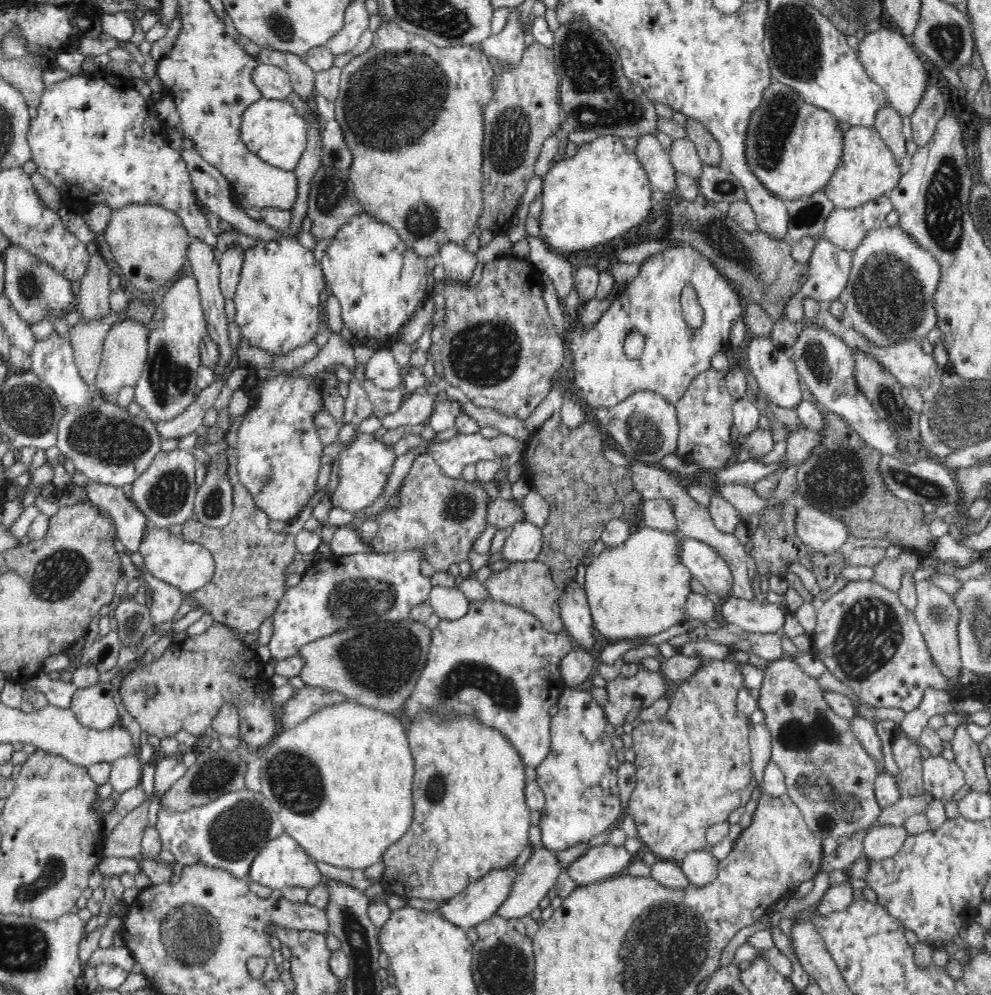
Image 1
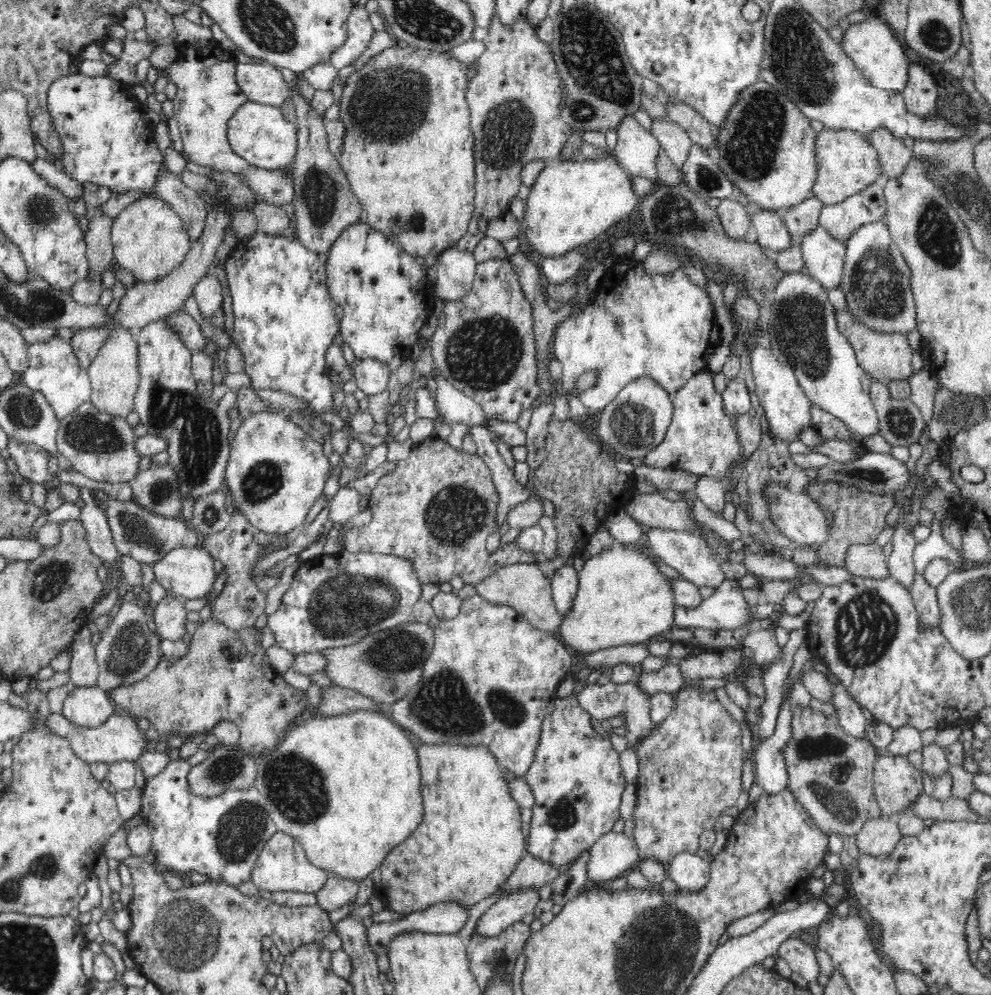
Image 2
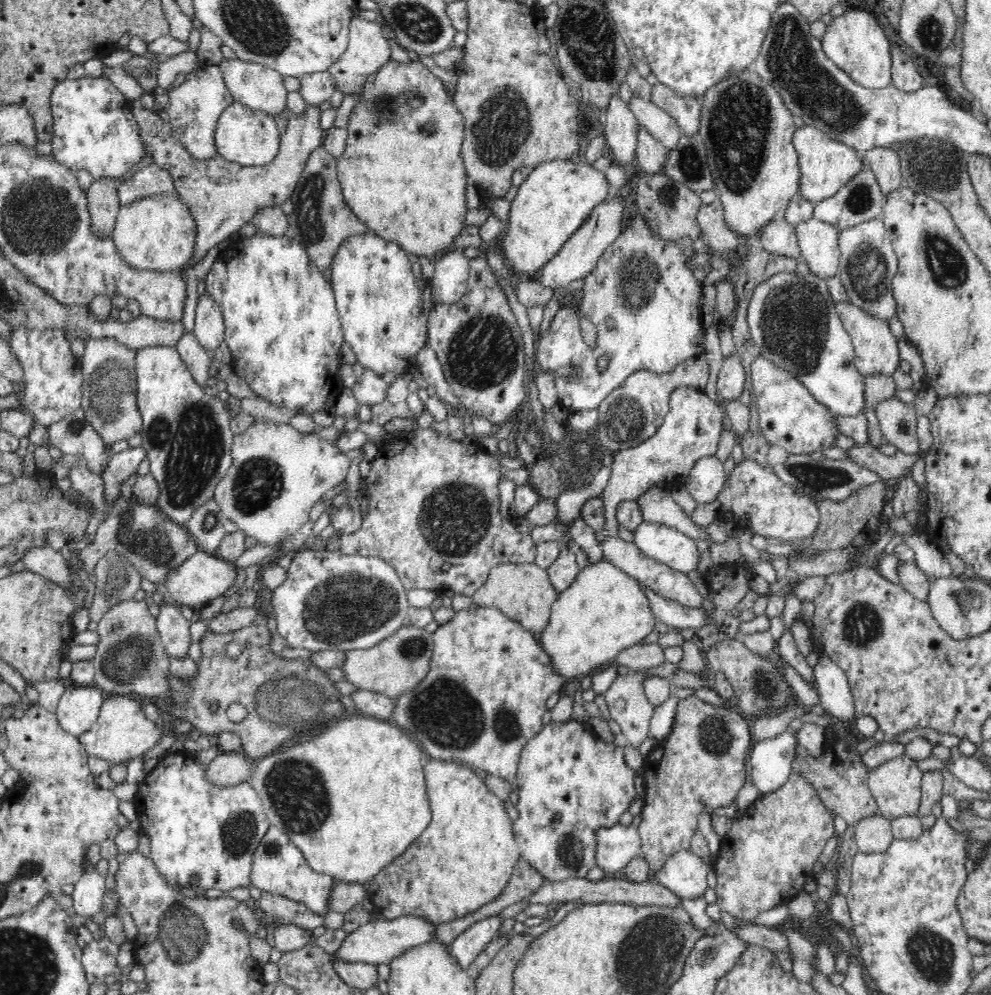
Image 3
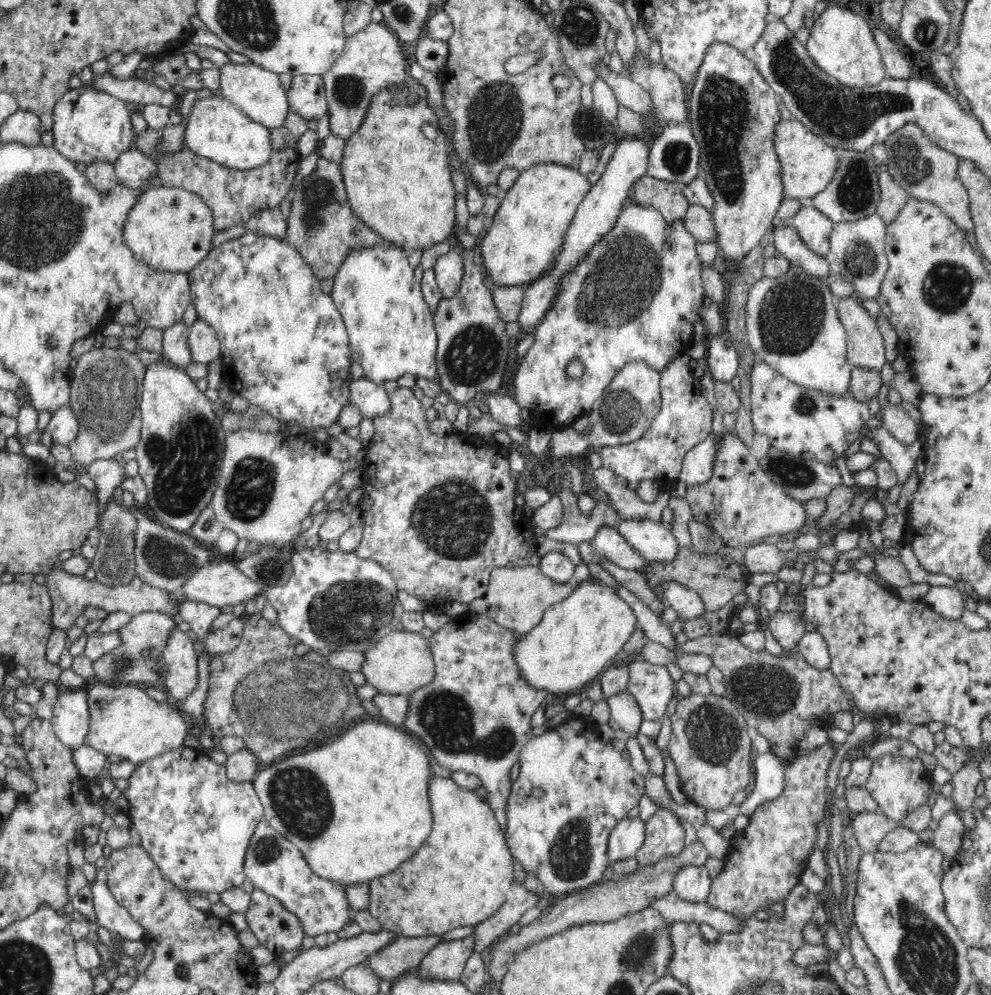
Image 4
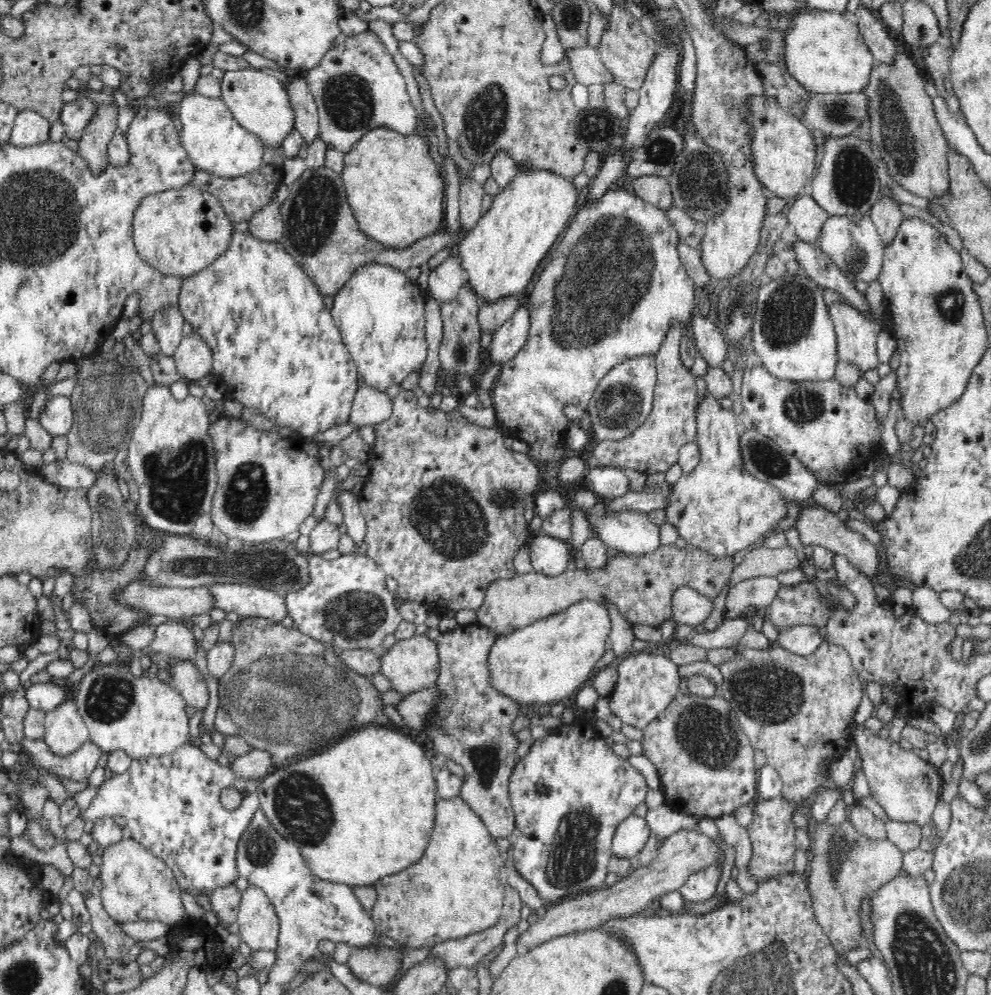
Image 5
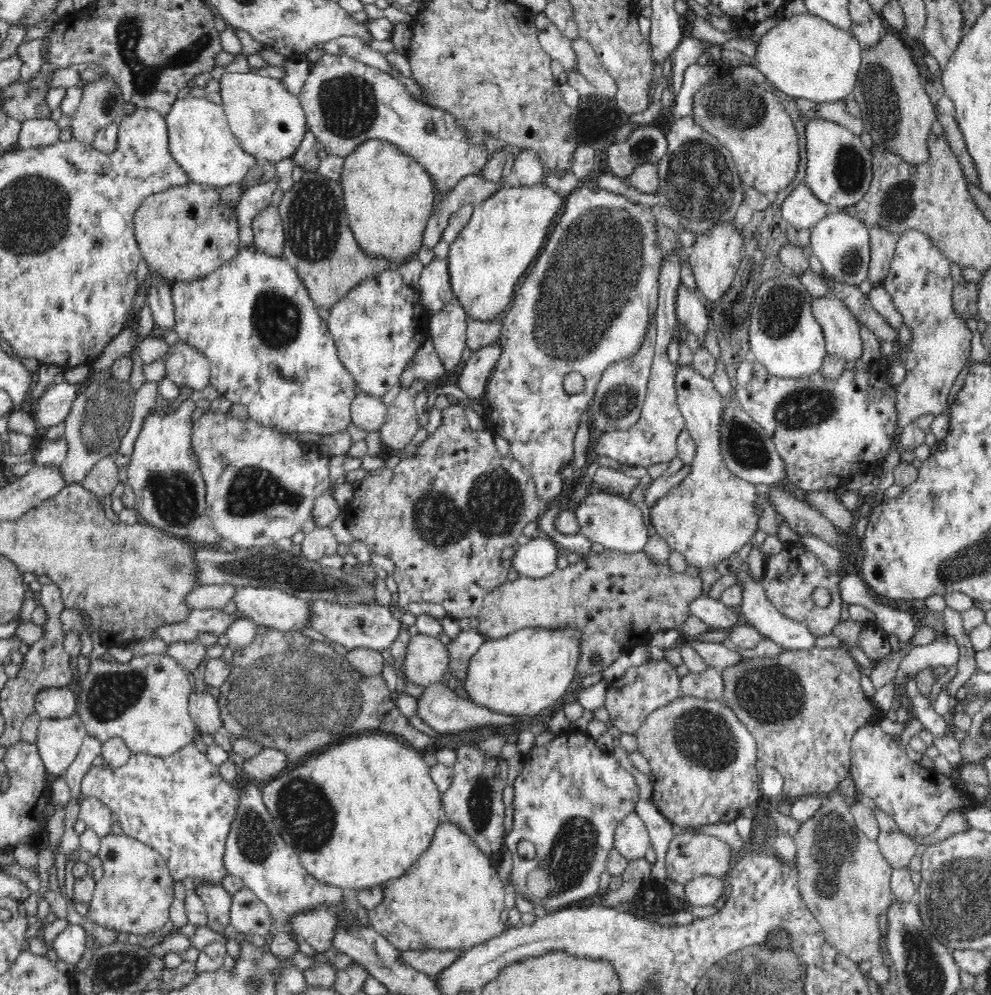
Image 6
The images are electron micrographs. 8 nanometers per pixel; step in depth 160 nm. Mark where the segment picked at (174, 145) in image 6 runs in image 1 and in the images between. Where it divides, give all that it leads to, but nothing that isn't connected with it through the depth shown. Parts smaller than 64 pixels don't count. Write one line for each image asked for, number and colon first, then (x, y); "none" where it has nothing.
1: (272, 129)
2: (260, 134)
3: (250, 138)
4: (216, 129)
5: (215, 143)

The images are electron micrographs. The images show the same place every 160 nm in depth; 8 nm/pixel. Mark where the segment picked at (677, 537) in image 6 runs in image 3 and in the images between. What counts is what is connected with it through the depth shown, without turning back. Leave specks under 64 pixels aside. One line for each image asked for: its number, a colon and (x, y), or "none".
3: (760, 499)
4: (739, 501)
5: (719, 508)

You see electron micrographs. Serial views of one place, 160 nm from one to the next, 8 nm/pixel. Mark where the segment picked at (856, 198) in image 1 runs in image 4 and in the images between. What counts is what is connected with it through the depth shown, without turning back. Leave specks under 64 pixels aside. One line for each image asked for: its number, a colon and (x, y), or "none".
2: (847, 162)
3: (824, 165)
4: (806, 164)

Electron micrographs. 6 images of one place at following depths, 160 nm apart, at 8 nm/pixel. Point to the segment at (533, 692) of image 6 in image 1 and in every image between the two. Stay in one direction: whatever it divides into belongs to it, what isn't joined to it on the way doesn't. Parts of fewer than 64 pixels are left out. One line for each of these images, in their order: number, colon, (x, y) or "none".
1: (639, 589)
2: (623, 599)
3: (604, 611)
4: (578, 637)
5: (544, 663)

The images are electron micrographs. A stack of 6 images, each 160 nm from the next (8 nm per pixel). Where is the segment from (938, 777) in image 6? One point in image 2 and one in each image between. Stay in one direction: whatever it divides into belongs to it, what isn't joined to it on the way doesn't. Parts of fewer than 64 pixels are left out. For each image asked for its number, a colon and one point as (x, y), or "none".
2: (896, 783)
3: (896, 784)
4: (899, 785)
5: (908, 788)

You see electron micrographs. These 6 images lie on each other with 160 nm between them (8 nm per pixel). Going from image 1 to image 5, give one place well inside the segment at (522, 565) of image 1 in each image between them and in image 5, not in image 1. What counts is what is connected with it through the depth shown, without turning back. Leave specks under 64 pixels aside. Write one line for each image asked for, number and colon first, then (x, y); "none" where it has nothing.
2: (524, 587)
3: (522, 592)
4: (516, 599)
5: (641, 587)

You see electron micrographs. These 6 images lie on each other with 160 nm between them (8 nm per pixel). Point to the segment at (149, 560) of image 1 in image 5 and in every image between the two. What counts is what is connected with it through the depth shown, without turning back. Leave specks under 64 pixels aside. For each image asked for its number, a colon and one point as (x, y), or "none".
2: (186, 573)
3: (201, 578)
4: (218, 583)
5: (247, 600)

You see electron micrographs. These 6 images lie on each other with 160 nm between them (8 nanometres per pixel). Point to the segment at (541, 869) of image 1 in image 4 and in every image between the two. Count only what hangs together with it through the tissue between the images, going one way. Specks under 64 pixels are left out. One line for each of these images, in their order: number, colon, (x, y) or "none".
2: (512, 907)
3: (464, 948)
4: (446, 961)

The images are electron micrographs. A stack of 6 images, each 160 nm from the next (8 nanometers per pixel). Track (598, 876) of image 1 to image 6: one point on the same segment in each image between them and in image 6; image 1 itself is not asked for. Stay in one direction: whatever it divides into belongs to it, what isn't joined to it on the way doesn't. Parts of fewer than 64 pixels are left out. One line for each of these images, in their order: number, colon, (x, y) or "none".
2: (613, 855)
3: (616, 846)
4: (628, 836)
5: (631, 836)
6: (631, 840)

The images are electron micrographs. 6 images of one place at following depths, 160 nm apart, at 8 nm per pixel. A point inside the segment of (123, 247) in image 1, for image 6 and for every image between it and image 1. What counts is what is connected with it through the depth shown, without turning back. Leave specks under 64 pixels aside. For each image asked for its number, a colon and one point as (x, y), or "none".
2: (149, 240)
3: (158, 233)
4: (170, 229)
5: (179, 232)
6: (186, 232)

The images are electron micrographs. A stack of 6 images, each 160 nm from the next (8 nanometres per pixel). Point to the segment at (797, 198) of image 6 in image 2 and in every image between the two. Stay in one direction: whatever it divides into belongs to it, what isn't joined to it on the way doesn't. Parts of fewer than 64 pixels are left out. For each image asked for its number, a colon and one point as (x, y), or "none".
2: (824, 256)
3: (818, 241)
4: (813, 227)
5: (807, 217)

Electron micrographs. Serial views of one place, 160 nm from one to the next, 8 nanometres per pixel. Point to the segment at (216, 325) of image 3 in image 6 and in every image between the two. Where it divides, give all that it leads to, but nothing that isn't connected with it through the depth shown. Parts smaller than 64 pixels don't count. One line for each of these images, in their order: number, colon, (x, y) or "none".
4: (204, 345)
5: (193, 358)
6: (189, 369)

